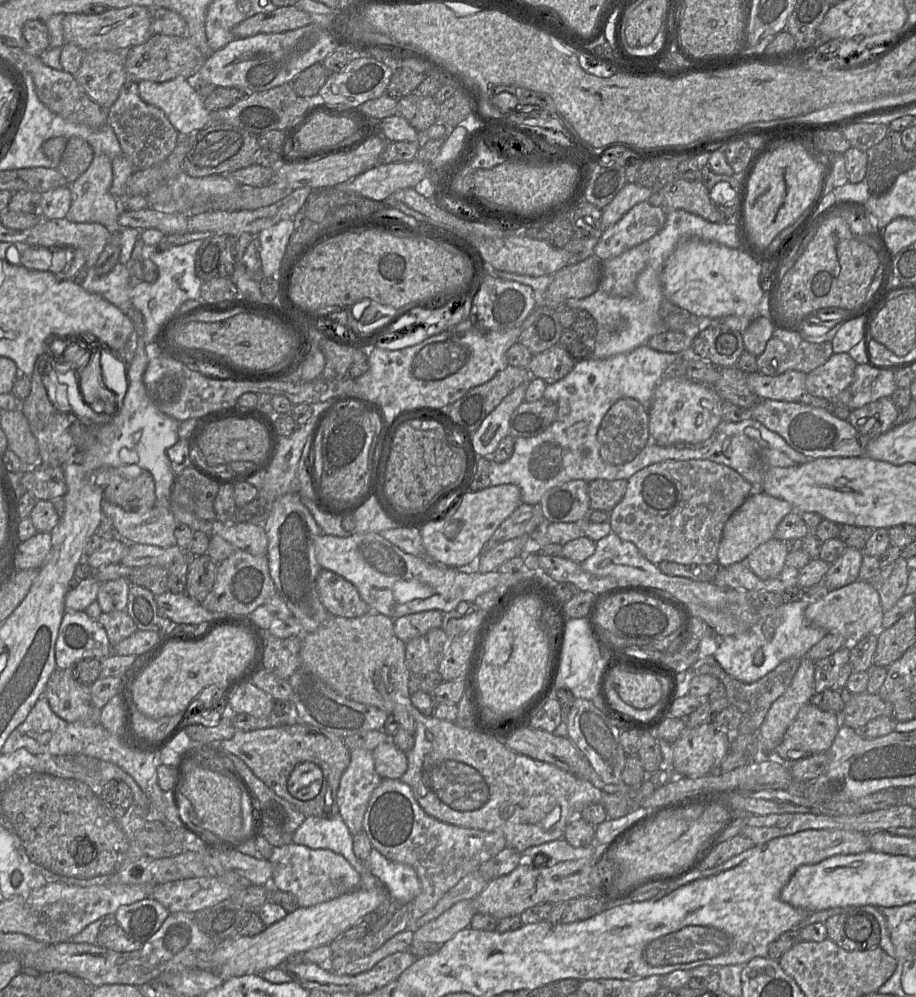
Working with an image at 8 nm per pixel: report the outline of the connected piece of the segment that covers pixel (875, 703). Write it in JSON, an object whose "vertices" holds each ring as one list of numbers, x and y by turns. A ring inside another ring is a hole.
{"vertices":[[845,689,840,692,845,701,843,710,837,714,840,715,841,725,858,730,875,718,882,716,894,718,893,706,878,694,868,692,852,694]]}

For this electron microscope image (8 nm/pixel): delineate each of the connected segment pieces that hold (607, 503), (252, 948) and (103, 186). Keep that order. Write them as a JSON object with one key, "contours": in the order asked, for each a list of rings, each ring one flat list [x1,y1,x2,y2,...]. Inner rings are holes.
{"contours":[[[595,479,588,482,590,509,611,511,623,498,626,488,625,479]],[[385,887,381,889,357,888,350,893,312,907,299,907,295,912,288,913,286,917,266,927,256,936,229,938,218,943,213,954,215,967,223,981,231,977,260,975,266,970,278,968,289,957,300,956,310,949,329,945,364,916,385,904,388,899,390,897]],[[95,154,93,160,88,167,88,169,72,183,70,183,71,190,71,206,65,215,69,221,79,222,79,223,99,223,105,226,111,233,118,234,120,236,120,245,121,245,121,231,122,227,119,224,119,216,123,212,123,199,115,197,111,191,111,184,113,180,113,170,111,159,105,154]]]}

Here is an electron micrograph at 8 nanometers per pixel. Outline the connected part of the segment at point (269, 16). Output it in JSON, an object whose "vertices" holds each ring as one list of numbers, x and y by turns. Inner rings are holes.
{"vertices":[[295,5,277,7,266,13,258,13,233,28,235,38,246,38,259,33,282,33,312,23,310,15]]}

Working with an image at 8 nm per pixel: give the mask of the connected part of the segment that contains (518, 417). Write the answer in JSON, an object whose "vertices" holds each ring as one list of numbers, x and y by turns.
{"vertices":[[544,398,534,402,523,401,511,414,509,434,514,437,533,437,545,431,557,419,557,406]]}

